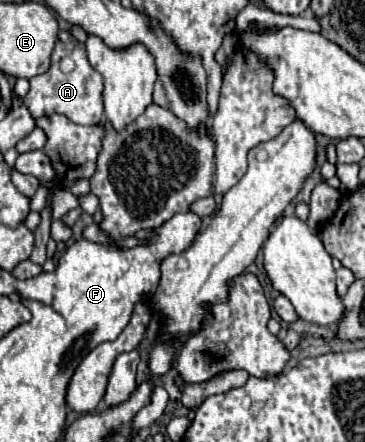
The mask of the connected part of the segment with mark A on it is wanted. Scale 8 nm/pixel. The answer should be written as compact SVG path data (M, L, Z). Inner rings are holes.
M61 32L59 34L57 46L55 46L53 56L51 56L51 68L45 74L39 74L39 76L31 78L29 82L31 82L31 90L23 98L23 102L25 102L25 106L29 108L29 112L35 118L49 116L49 114L63 114L75 124L83 124L83 126L99 124L99 120L103 116L103 102L101 102L103 78L89 64L85 46L81 42L77 42L75 36L71 36L69 32ZM63 58L71 58L75 62L75 68L71 72L63 72L61 70L59 64L61 64Z

